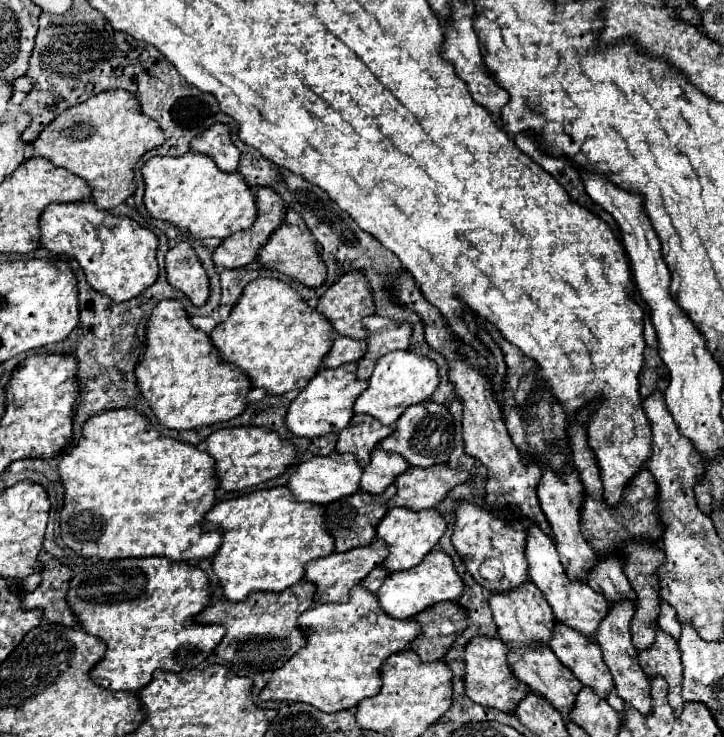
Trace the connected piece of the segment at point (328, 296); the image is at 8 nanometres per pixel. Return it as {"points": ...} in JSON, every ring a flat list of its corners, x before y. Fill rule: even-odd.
{"points":[[344,273,320,297,316,311,326,317,334,333,350,339,366,339,360,321,374,313,370,287,360,273]]}

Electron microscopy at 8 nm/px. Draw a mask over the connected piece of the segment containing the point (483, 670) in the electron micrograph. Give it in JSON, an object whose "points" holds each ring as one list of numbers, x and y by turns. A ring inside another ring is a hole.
{"points":[[472,637,472,641,464,647,464,687,466,695,486,707,494,707,500,711,514,711,516,703,528,693,528,687,518,681,508,663,506,663,508,647,502,643,500,637]]}

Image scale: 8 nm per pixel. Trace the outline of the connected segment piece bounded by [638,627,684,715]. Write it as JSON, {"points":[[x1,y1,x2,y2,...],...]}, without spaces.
{"points":[[658,627,654,643,648,649,638,651,638,661,648,677,662,675,668,681,668,703,672,709,678,709,676,715,680,715,684,699,680,695,680,653,676,639]]}

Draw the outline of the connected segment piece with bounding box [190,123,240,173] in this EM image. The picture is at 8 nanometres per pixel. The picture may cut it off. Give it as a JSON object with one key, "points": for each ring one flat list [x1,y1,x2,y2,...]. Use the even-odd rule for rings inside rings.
{"points":[[216,123,198,137,194,137,190,143,190,151,208,155,220,171,234,173,238,169,240,151,234,147,230,139,230,127,224,123]]}

